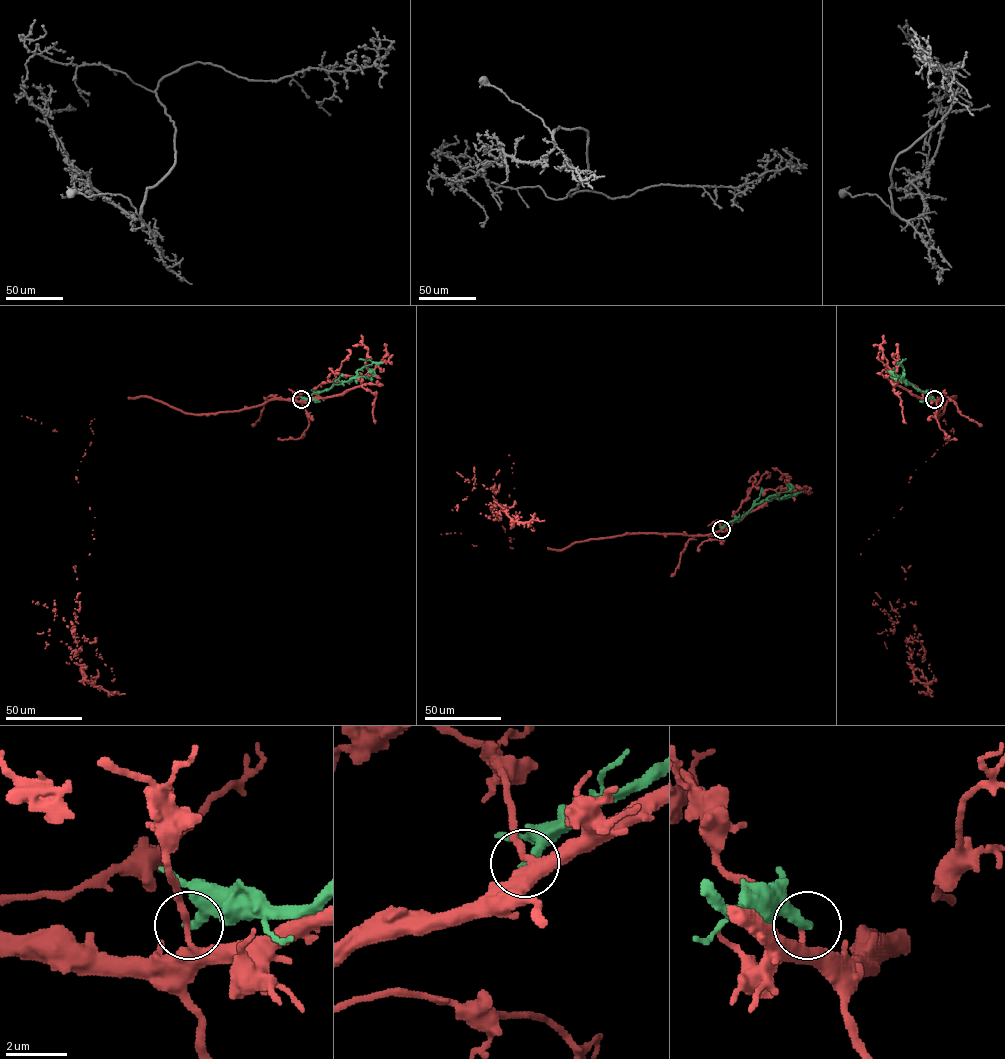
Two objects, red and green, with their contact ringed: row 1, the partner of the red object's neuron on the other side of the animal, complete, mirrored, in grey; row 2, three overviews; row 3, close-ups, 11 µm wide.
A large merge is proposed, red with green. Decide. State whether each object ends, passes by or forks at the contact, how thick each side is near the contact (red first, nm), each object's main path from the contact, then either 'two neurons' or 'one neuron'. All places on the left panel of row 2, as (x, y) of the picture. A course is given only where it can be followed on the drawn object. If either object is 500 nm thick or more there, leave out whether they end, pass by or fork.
red passes by | green ends | 200/360 nm | red via (302, 399), (193, 414), (130, 398), (90, 443), (76, 479), (94, 538), (71, 659), (108, 692), (114, 675) | green via (302, 399), (347, 382), (358, 369), (372, 363), (369, 359), (359, 359) | two neurons

